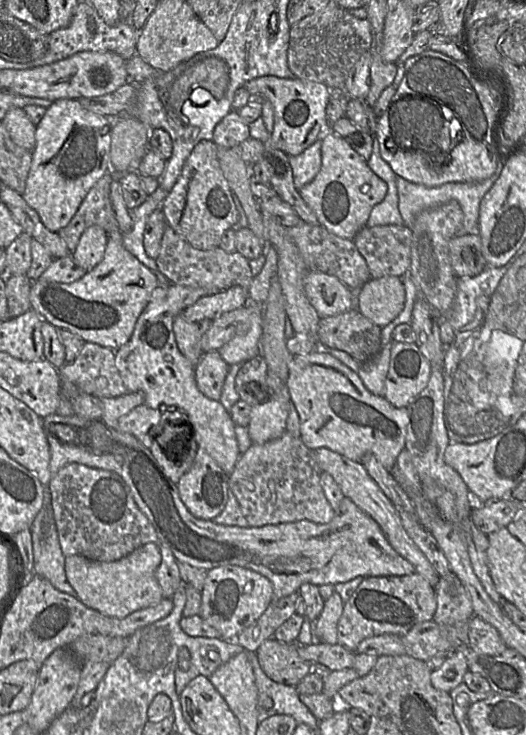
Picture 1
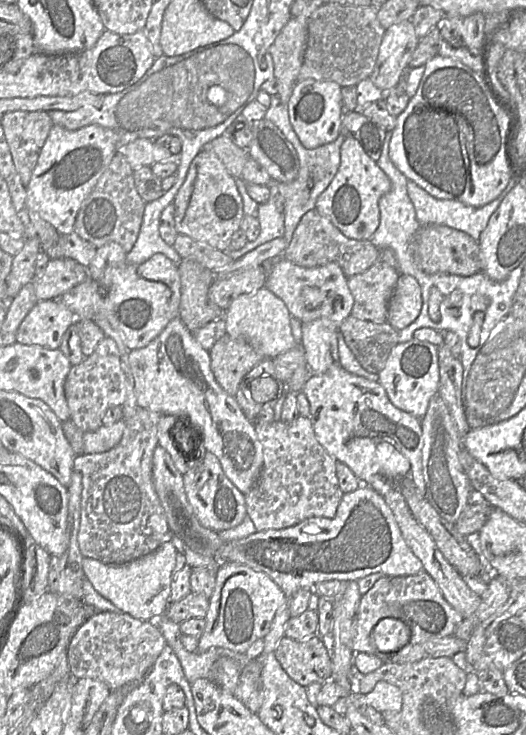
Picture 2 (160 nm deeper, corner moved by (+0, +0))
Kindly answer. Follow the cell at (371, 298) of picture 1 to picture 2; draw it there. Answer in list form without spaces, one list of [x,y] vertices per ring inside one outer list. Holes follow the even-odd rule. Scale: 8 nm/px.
[[[401,274],[388,304],[387,323],[400,331],[416,320],[423,305],[422,290],[418,281]]]

